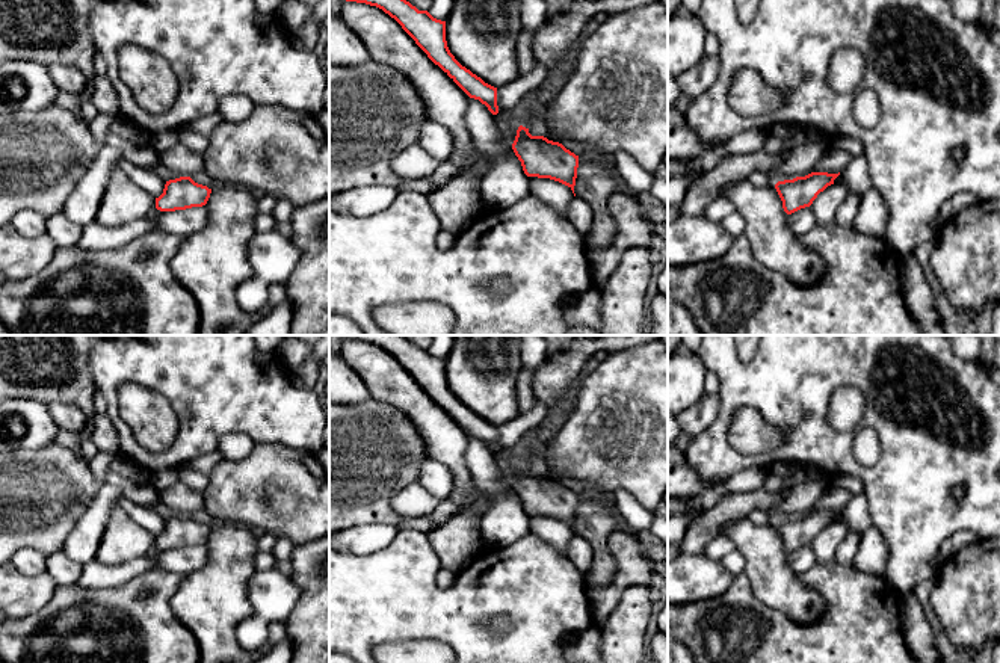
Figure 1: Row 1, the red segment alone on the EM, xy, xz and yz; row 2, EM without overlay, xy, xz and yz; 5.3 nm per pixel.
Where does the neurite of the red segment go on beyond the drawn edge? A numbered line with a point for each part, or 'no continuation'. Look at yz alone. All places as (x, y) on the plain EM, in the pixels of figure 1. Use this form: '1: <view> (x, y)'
1: yz (802, 497)

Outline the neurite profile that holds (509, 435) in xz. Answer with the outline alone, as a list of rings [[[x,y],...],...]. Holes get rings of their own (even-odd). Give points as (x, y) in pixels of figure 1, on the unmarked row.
[[[536,400],[536,405],[530,412],[520,415],[506,424],[497,426],[498,452],[494,455],[518,452],[524,435],[541,426],[545,421],[547,414],[547,406]]]

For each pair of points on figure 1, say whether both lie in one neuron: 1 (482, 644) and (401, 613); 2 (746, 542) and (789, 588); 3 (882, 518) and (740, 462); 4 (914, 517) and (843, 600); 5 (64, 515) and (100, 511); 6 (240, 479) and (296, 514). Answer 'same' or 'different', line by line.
1: same
2: same
3: same
4: different
5: different
6: same

